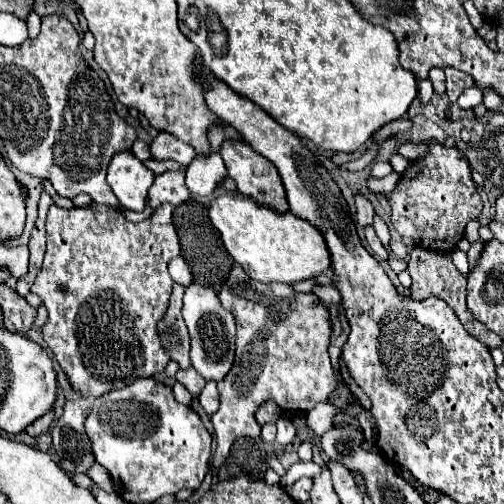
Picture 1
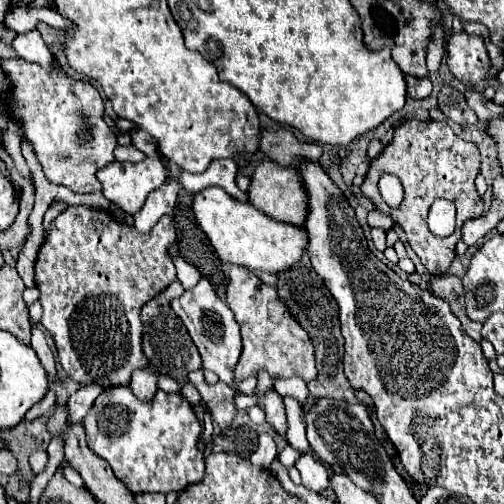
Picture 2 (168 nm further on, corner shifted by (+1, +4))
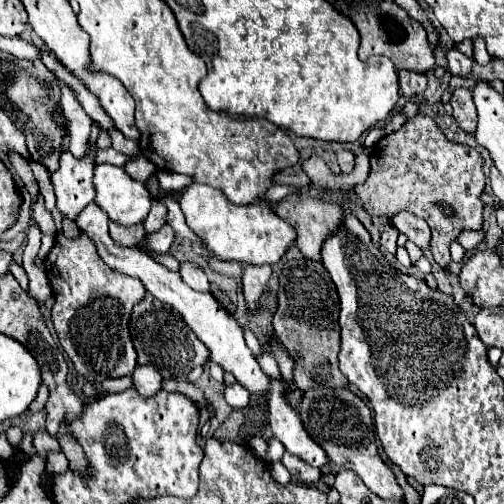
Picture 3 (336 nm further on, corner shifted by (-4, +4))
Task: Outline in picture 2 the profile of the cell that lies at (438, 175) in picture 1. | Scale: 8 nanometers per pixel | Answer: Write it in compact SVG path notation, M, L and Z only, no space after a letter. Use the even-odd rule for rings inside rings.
M406 121L394 131L394 141L382 151L382 155L370 163L370 171L366 175L366 181L362 183L362 193L370 197L376 203L376 209L386 213L394 219L406 233L408 245L414 249L414 253L420 257L424 267L432 275L444 275L454 261L456 243L462 239L462 225L468 219L480 217L484 213L482 197L478 195L474 187L474 179L480 173L480 151L474 143L468 143L460 139L450 125L440 121ZM384 173L392 173L400 179L404 187L404 201L398 207L386 205L386 201L380 197L378 191L378 179ZM436 199L448 199L456 207L456 231L450 237L434 237L428 229L426 217L428 209Z

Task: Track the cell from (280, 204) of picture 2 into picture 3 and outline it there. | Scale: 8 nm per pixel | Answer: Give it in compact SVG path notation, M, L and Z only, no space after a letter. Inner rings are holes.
M289 195L275 213L293 225L297 231L295 245L313 261L321 261L323 243L343 223L343 209L339 205L301 195Z

